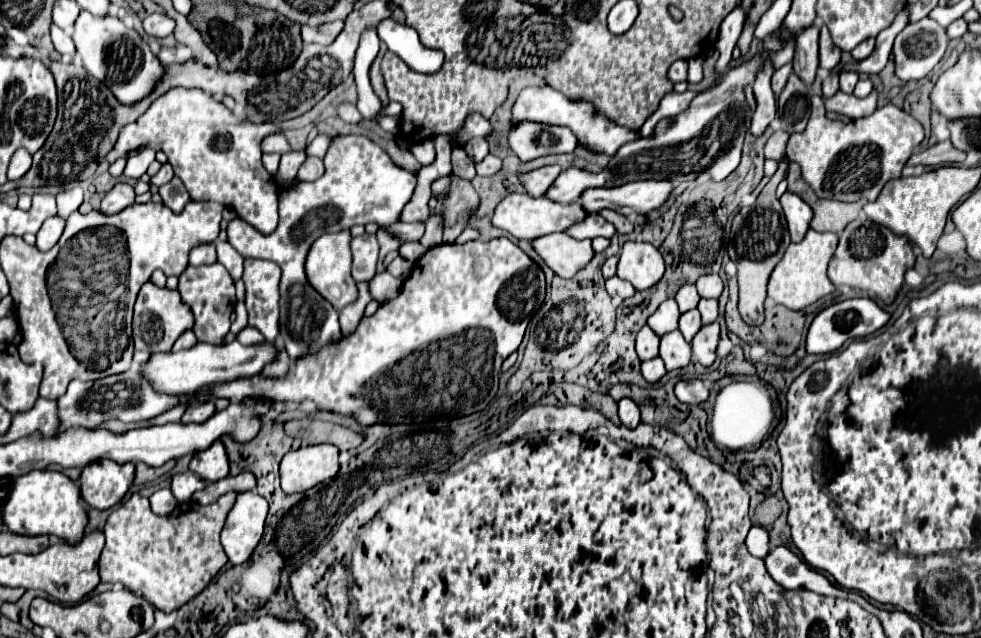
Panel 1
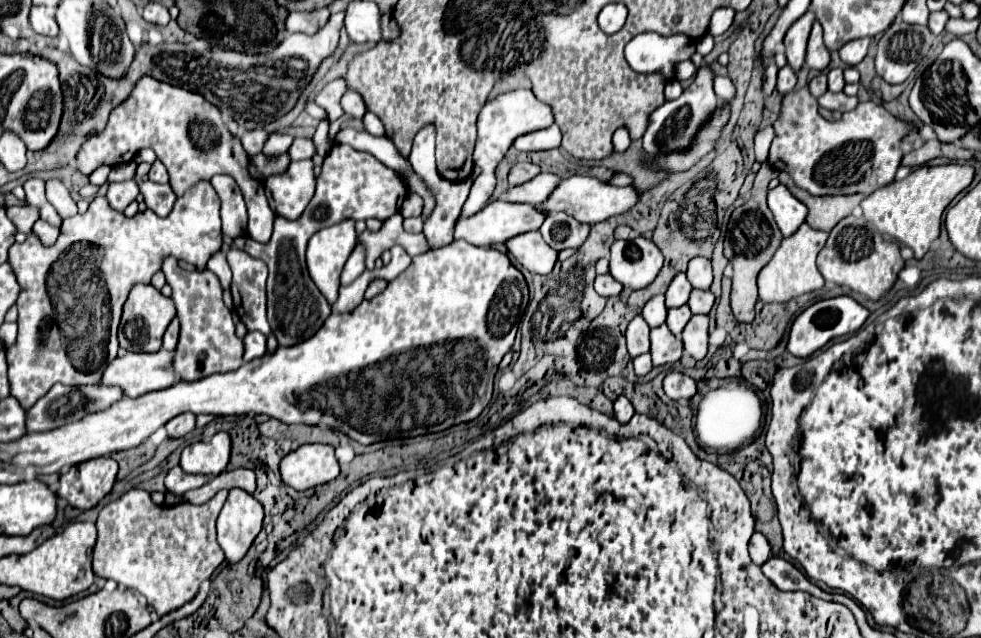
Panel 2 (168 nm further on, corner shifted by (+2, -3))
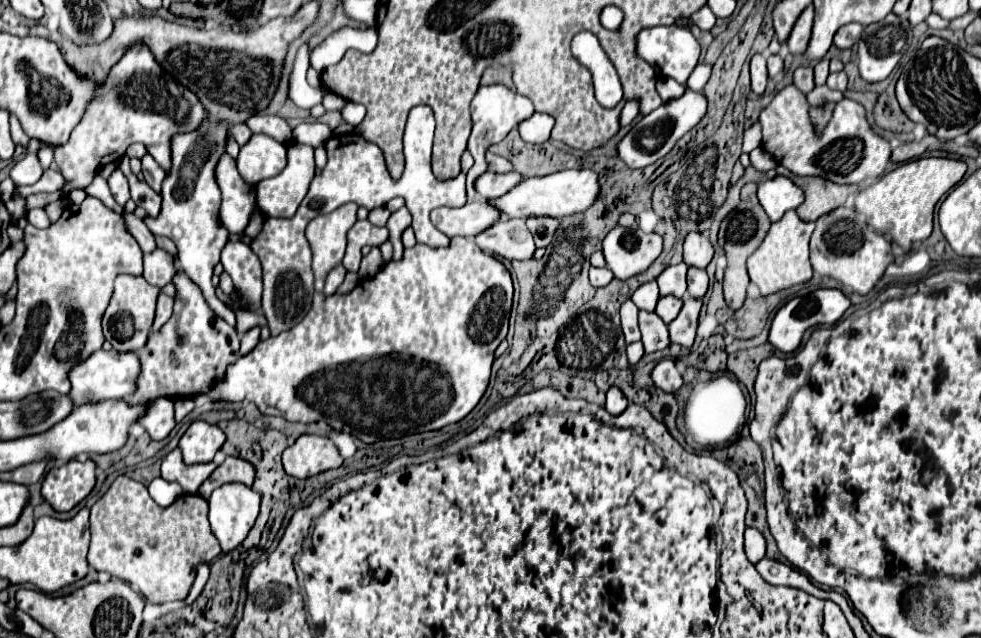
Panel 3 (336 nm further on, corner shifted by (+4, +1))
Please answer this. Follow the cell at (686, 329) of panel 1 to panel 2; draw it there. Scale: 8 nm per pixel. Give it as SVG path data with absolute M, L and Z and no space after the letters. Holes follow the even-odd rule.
M683 304L683 306L679 306L679 308L669 308L667 310L667 328L675 334L675 336L679 336L681 334L681 328L685 328L685 324L689 322L689 316L691 316L691 310L689 310L689 306L687 304Z

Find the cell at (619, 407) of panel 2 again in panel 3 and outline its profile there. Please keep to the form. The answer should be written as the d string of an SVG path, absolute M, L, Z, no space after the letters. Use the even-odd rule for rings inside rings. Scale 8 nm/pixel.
M611 386L609 392L607 392L607 404L605 404L605 410L609 414L621 414L625 408L629 406L629 400L623 396L623 392L617 388L617 386Z

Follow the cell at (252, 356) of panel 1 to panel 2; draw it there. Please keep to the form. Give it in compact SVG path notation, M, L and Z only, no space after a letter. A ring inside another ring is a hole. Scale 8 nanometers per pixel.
M159 350L155 354L129 352L123 358L107 362L99 384L119 386L129 398L169 388L177 382L169 360L173 360L173 354L167 350Z

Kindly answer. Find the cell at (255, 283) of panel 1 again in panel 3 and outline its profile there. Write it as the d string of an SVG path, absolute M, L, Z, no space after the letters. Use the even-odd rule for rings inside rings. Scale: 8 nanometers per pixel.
M227 242L221 252L221 264L231 276L235 290L243 296L243 310L261 310L261 262L245 242Z

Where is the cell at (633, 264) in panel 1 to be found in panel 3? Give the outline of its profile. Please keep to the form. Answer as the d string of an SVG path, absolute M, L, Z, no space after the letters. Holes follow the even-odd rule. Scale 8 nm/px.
M621 228L611 230L603 240L603 254L609 270L619 280L629 280L631 276L643 274L661 254L661 236L647 234L641 228Z

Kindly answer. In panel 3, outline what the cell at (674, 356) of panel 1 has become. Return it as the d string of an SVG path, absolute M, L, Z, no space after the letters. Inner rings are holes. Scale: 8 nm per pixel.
M639 312L639 328L641 328L641 334L643 334L641 342L643 342L647 354L669 348L671 340L667 336L667 324L663 324L663 320L659 320L657 314Z

